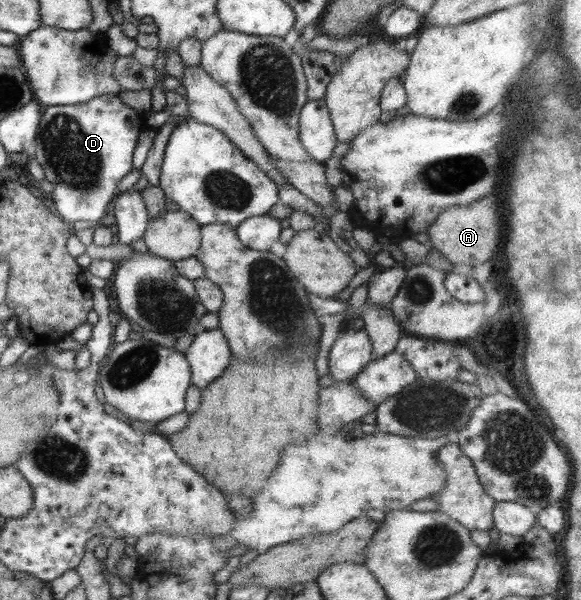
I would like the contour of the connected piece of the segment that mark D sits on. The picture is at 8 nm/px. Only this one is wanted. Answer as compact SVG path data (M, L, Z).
M114 94L94 97L77 105L56 105L43 109L32 152L44 169L45 179L55 185L51 194L60 217L73 224L76 221L92 221L94 225L105 217L108 205L119 194L116 188L118 181L134 169L132 154L140 133L152 129L148 126L146 115L148 110L133 109Z

